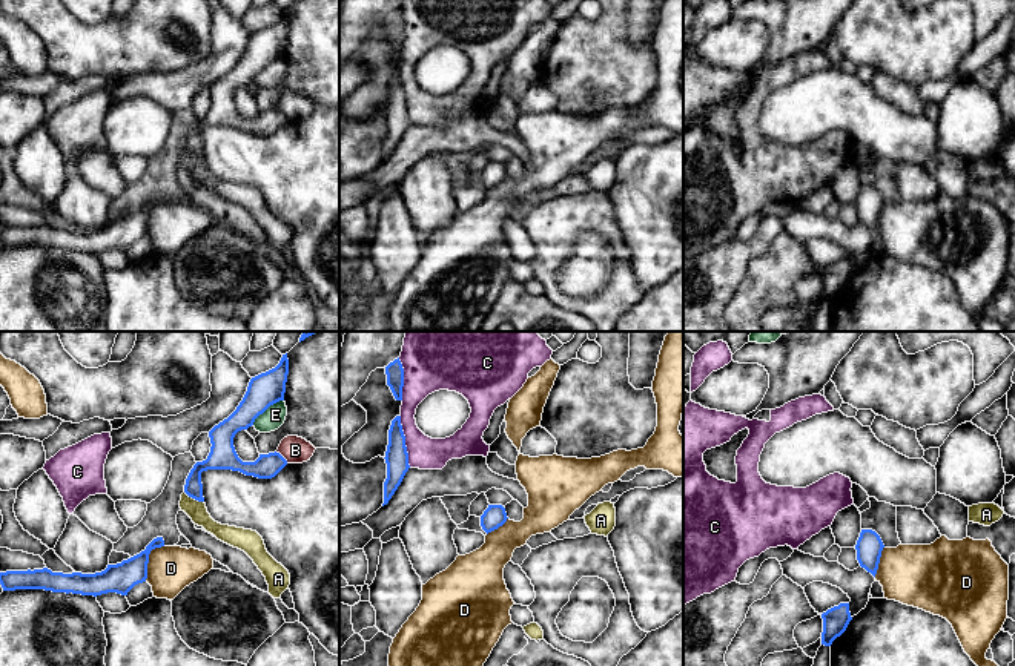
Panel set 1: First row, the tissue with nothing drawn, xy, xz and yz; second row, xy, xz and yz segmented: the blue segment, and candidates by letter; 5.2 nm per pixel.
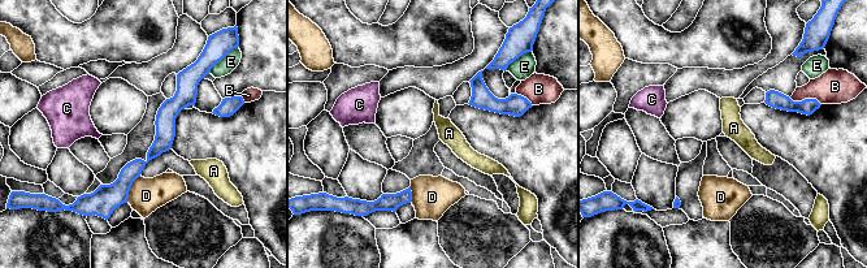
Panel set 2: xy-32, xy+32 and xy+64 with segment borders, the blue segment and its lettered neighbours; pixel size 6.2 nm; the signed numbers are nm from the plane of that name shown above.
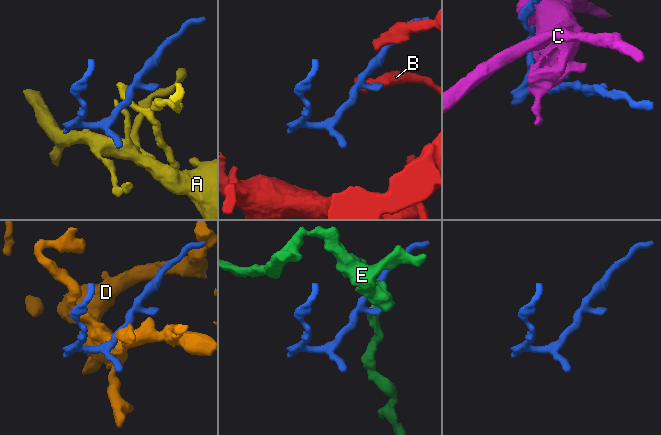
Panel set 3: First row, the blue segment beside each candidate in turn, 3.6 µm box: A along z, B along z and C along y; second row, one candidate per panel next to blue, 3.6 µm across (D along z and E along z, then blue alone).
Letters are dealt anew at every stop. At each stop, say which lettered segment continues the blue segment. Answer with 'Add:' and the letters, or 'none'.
Add: none

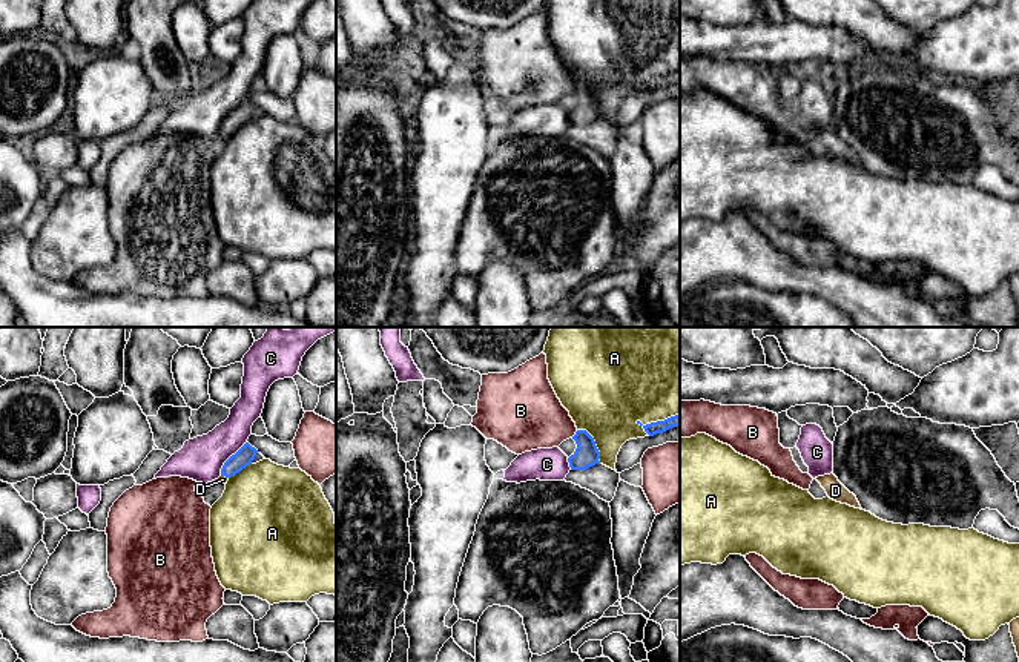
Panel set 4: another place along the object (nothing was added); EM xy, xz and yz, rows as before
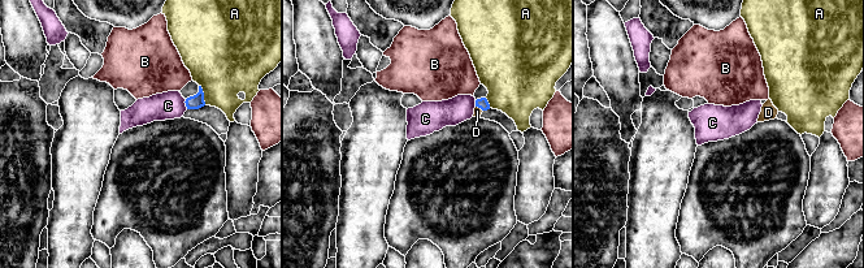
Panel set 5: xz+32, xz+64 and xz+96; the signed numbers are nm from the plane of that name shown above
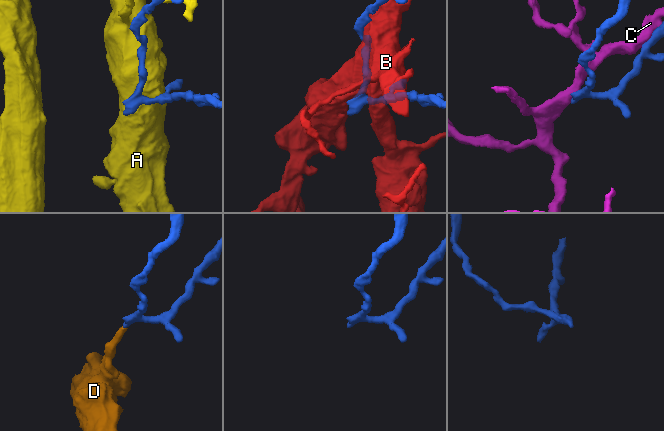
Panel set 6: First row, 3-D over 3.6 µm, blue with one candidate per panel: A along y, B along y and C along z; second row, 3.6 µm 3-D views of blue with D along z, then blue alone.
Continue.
Add: D

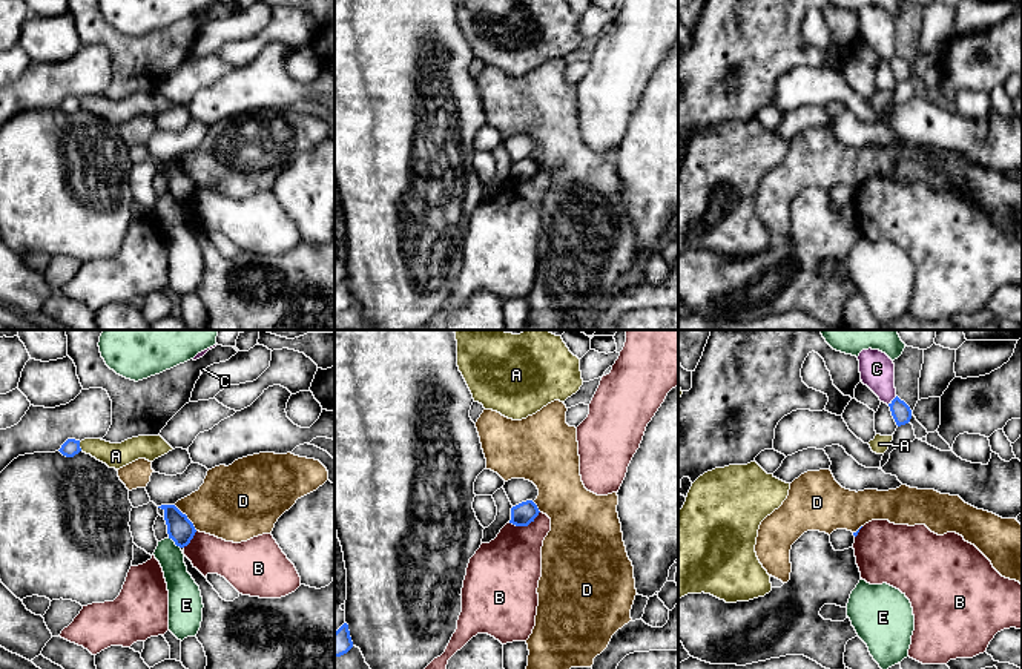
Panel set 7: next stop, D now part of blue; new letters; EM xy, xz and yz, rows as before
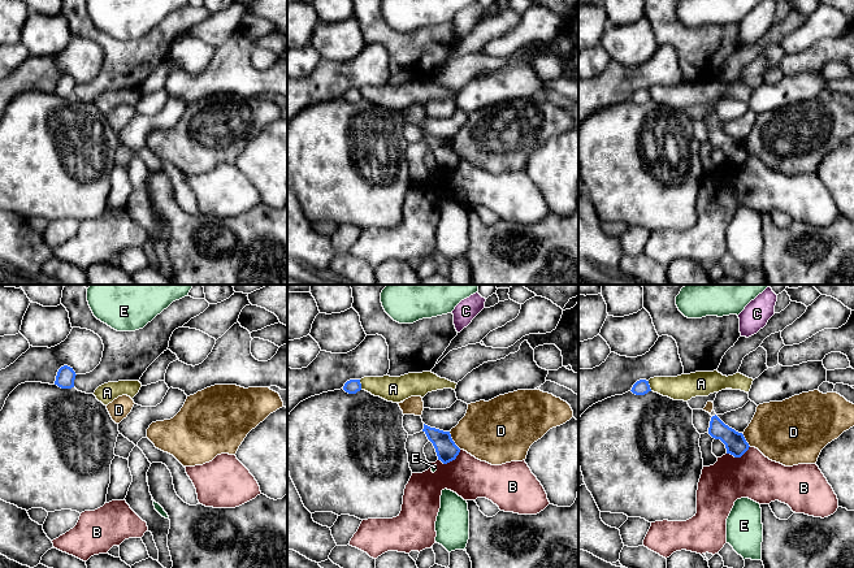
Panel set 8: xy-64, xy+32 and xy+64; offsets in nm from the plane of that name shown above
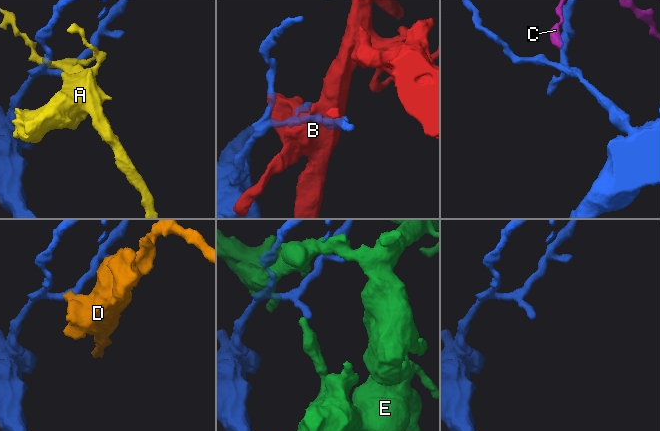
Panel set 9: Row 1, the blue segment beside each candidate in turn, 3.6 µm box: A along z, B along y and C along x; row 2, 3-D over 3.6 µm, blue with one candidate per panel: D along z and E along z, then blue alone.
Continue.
Add: none

